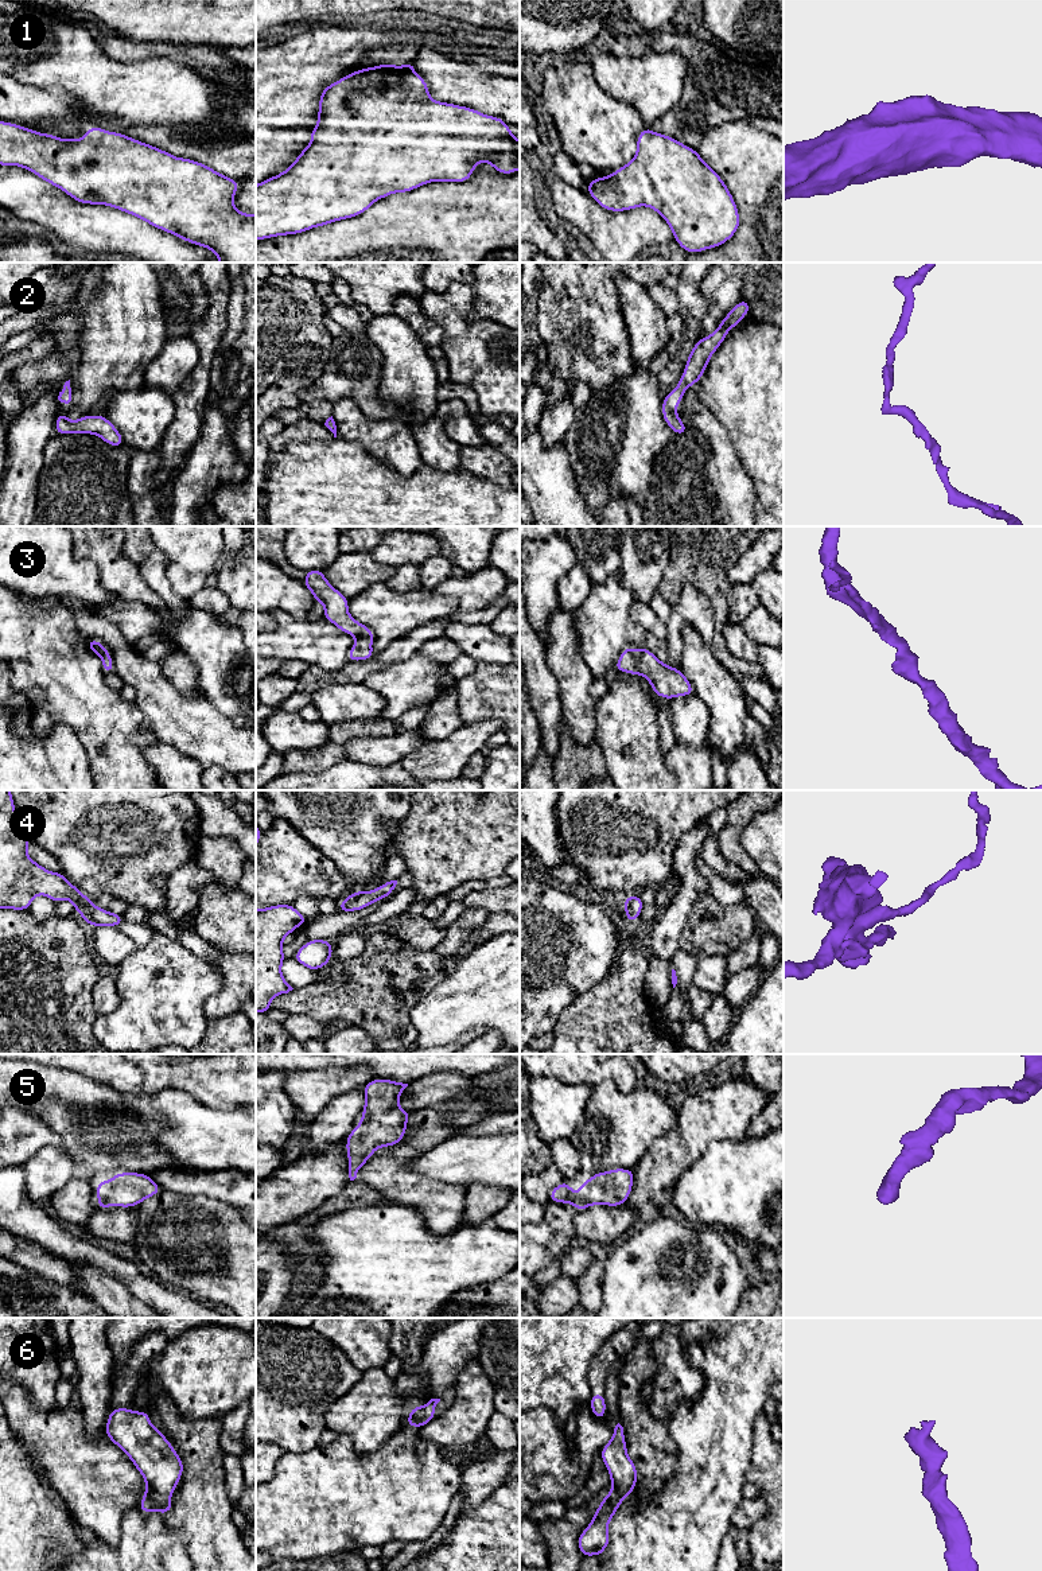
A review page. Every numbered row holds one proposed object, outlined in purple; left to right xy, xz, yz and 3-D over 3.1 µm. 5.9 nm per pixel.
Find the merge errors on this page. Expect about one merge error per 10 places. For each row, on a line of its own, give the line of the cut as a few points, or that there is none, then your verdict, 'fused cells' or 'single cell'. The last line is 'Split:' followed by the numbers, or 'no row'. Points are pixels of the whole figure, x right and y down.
1: no cut | single cell
2: no cut | single cell
3: no cut | single cell
4: no cut | single cell
5: no cut | single cell
6: no cut | single cell
Split: no row

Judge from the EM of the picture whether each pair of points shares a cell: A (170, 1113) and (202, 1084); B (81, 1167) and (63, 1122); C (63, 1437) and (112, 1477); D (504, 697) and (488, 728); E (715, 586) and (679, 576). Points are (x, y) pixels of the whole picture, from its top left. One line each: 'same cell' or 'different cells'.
A: different cells
B: different cells
C: same cell
D: different cells
E: same cell

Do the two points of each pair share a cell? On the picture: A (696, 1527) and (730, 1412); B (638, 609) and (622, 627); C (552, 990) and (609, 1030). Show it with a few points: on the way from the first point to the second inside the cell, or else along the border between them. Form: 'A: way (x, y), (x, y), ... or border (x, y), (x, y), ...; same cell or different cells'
A: way (699, 1498), (707, 1486), (714, 1441); same cell
B: border (634, 599), (630, 607), (630, 617), (648, 634); different cells
C: border (598, 984), (582, 992), (562, 1013), (553, 1029); different cells

